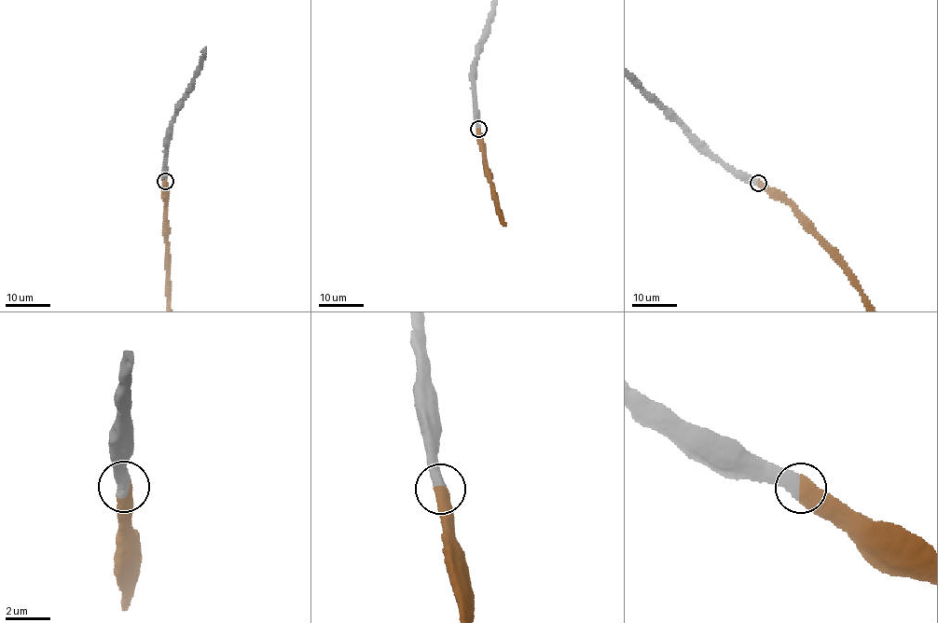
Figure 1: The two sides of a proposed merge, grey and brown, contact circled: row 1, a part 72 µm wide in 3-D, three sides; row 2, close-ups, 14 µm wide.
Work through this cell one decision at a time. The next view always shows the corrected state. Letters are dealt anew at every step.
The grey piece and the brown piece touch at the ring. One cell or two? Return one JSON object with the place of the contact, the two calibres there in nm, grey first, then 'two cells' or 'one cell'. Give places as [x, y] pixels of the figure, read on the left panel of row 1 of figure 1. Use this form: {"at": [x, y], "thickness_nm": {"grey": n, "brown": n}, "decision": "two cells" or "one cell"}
{"at": [165, 181], "thickness_nm": {"grey": 550, "brown": 650}, "decision": "one cell"}

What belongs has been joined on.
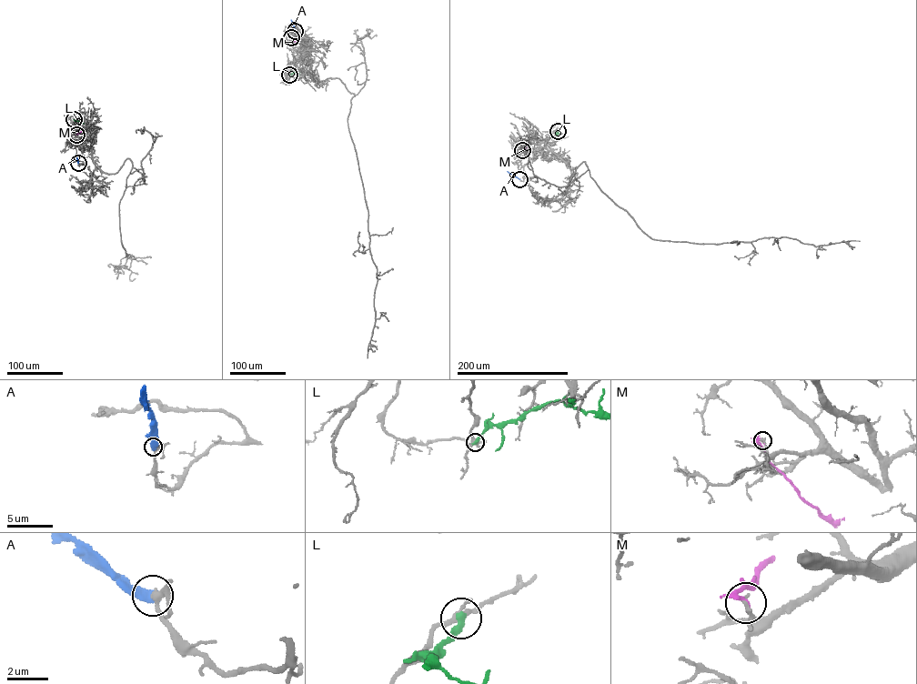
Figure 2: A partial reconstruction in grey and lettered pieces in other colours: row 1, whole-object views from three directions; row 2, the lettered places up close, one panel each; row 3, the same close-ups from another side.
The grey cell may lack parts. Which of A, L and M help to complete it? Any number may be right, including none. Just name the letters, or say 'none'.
none

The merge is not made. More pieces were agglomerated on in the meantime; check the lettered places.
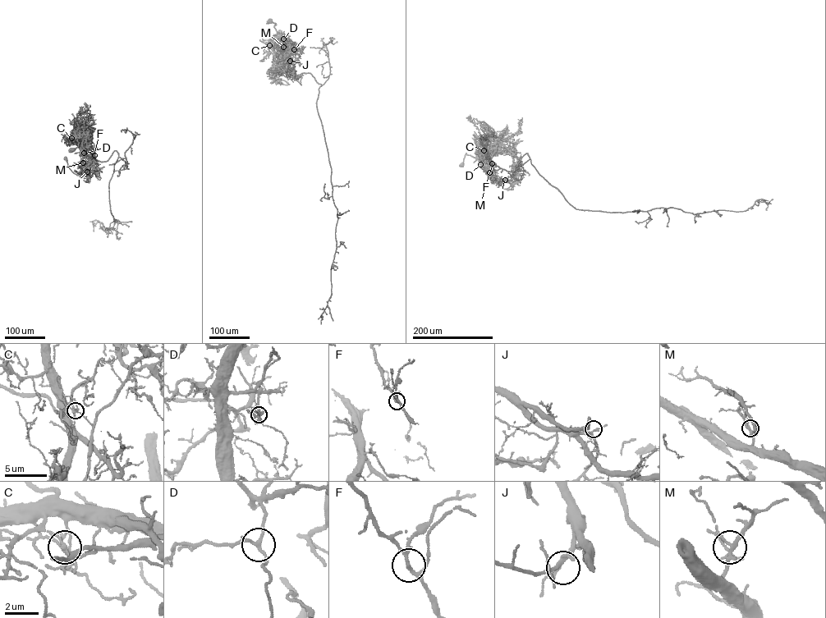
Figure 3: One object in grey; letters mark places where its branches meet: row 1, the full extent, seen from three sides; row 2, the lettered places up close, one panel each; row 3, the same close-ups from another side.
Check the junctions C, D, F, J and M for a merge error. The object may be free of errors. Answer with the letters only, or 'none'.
C

